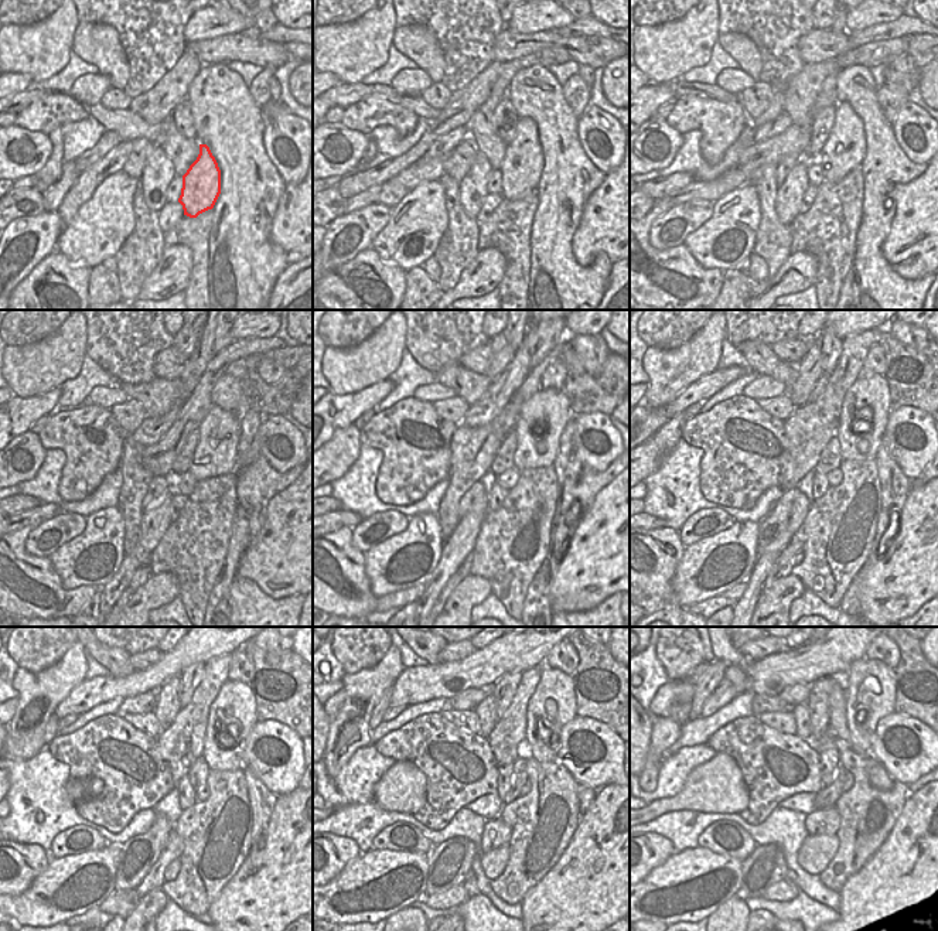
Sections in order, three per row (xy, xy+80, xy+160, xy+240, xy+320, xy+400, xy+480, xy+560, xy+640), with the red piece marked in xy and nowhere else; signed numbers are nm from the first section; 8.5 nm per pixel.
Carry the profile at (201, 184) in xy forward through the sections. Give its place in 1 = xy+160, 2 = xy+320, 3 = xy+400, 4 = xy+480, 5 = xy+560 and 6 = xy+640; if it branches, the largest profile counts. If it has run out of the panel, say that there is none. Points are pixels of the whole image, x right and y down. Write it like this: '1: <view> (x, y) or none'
1: xy+160 (845, 149)
2: xy+320 (548, 411)
3: xy+400 (873, 392)
4: xy+480 (235, 703)
5: xy+560 (542, 737)
6: xy+640 (869, 684)

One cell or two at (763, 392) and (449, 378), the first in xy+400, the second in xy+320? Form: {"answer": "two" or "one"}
{"answer": "two"}

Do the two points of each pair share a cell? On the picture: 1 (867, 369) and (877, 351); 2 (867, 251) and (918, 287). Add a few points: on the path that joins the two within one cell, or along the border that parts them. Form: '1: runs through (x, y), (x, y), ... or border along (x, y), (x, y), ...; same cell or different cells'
1: runs through (872, 365), (876, 355); same cell
2: runs through (875, 265), (897, 287), (904, 287); same cell

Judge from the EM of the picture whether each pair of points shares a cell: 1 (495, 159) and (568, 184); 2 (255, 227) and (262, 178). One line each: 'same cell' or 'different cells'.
1: different cells
2: same cell

